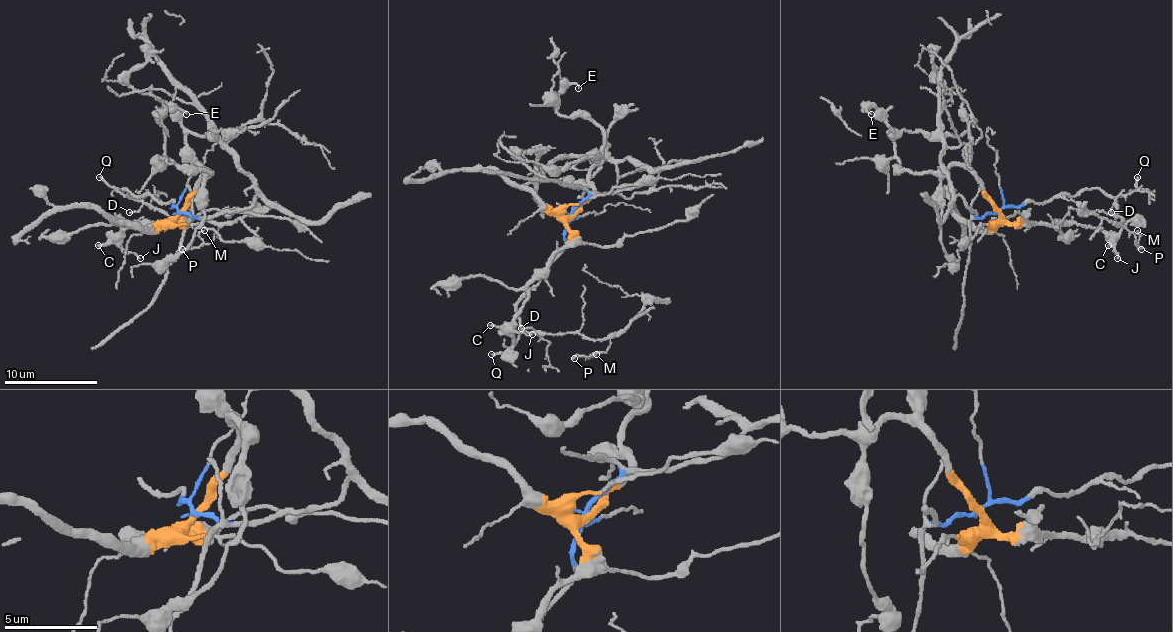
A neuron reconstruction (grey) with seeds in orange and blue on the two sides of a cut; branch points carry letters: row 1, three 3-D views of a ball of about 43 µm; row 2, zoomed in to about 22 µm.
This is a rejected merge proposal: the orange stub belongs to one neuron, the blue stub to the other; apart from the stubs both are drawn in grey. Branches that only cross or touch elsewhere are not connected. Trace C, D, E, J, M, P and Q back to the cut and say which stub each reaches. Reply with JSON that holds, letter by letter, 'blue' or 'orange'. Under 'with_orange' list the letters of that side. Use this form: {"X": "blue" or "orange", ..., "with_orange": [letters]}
{"C": "orange", "D": "blue", "E": "orange", "J": "orange", "M": "blue", "P": "blue", "Q": "blue", "with_orange": ["C", "E", "J"]}

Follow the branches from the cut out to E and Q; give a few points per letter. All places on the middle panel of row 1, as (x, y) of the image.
E: (571, 215), (592, 194), (589, 166), (603, 131), (582, 117), (557, 112), (554, 98), (568, 84), (578, 89)
Q: (571, 215), (564, 250), (517, 303), (520, 338), (506, 352), (492, 354)

